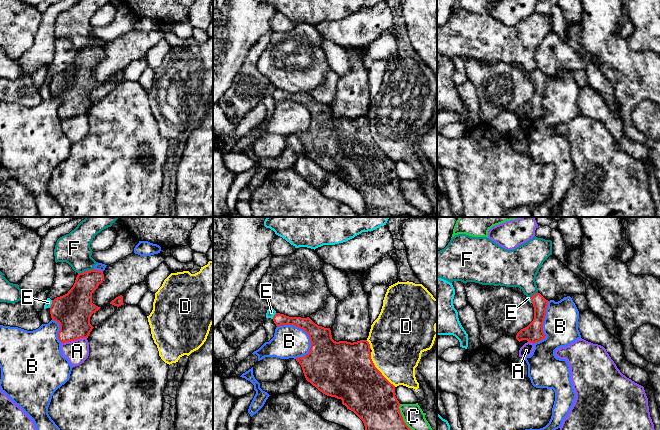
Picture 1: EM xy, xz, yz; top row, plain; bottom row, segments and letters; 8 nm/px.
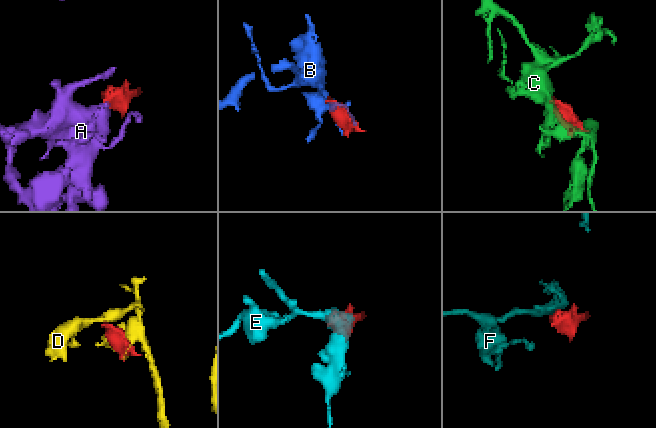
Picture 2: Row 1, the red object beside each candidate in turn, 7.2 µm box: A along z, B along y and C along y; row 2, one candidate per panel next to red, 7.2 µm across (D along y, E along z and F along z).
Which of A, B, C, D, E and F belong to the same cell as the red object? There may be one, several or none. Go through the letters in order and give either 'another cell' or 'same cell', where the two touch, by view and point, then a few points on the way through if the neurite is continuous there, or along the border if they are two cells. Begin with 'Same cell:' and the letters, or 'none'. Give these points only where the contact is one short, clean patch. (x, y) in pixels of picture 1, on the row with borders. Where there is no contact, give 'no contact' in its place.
Same cell: none
A: another cell; contact xy (74, 339)
B: another cell; contact xz (301, 328)
C: another cell; contact xz (402, 417)
D: another cell; contact xz (378, 370)
E: another cell; contact xy (51, 304); border xy (52, 300), (49, 307)
F: another cell; contact xy (83, 272); border xy (87, 270), (78, 273)

